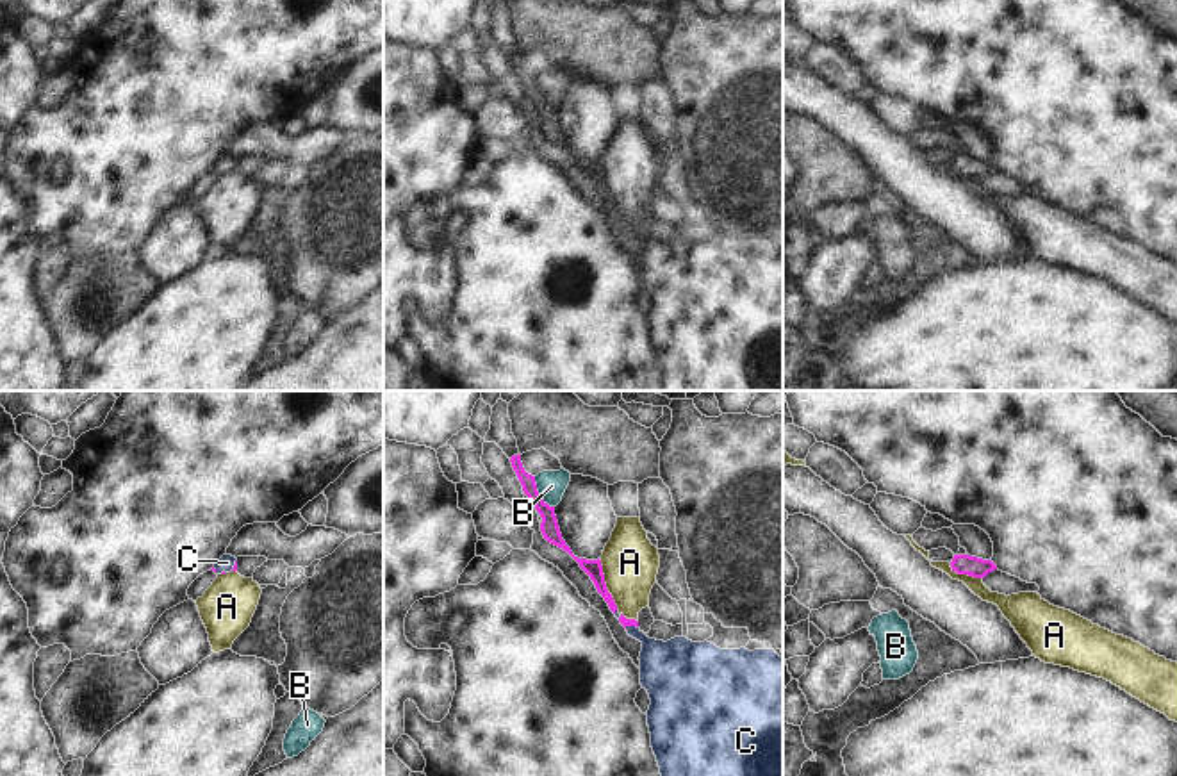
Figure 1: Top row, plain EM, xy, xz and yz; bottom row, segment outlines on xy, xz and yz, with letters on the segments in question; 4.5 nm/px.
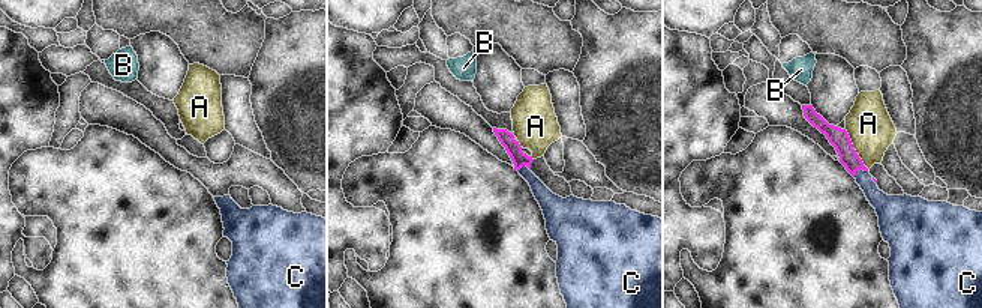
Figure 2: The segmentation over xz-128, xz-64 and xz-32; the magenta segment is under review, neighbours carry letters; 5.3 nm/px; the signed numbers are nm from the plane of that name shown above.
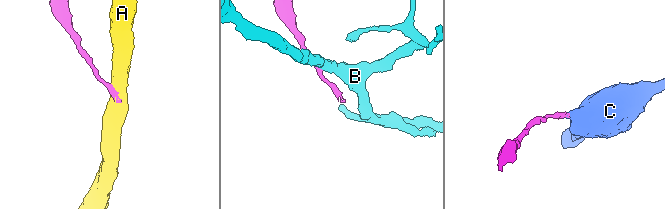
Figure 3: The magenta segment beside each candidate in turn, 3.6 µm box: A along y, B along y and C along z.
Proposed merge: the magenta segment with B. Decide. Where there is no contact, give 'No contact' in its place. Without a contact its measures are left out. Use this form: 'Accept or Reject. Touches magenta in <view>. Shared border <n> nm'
Reject. Touches magenta in xz. Shared border 170 nm

